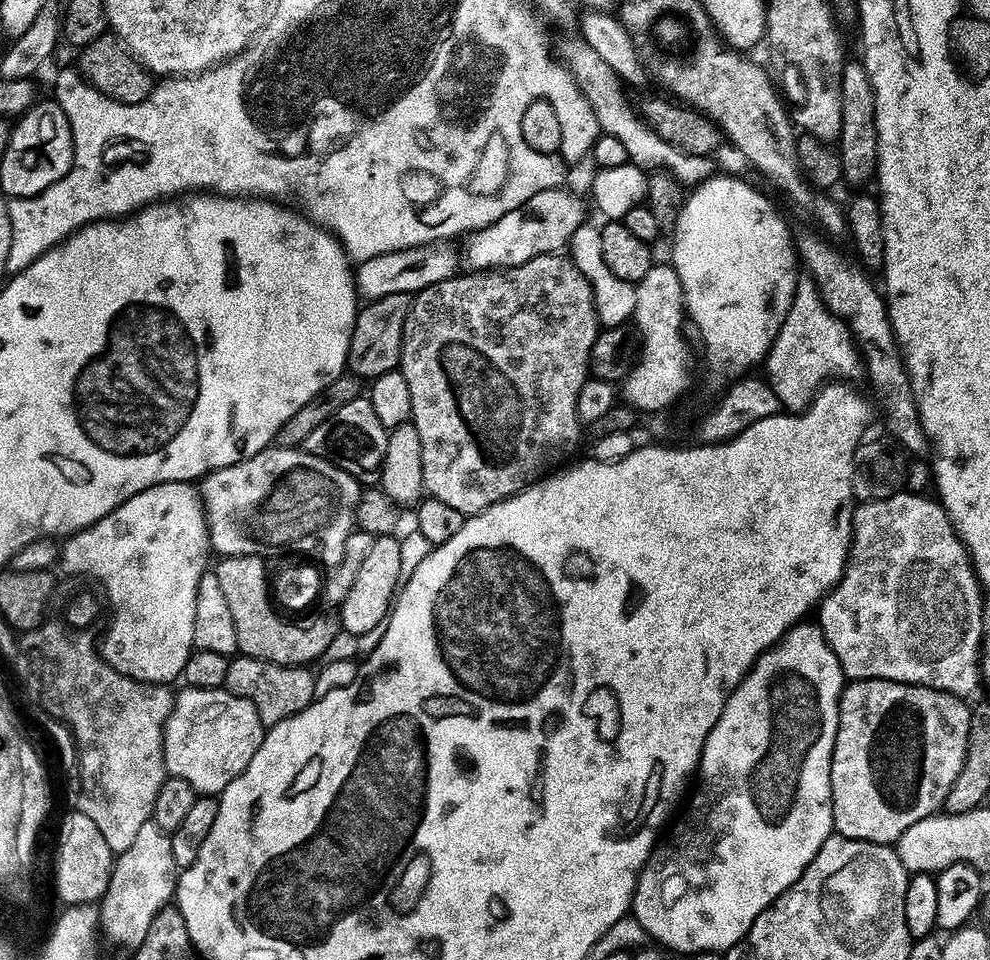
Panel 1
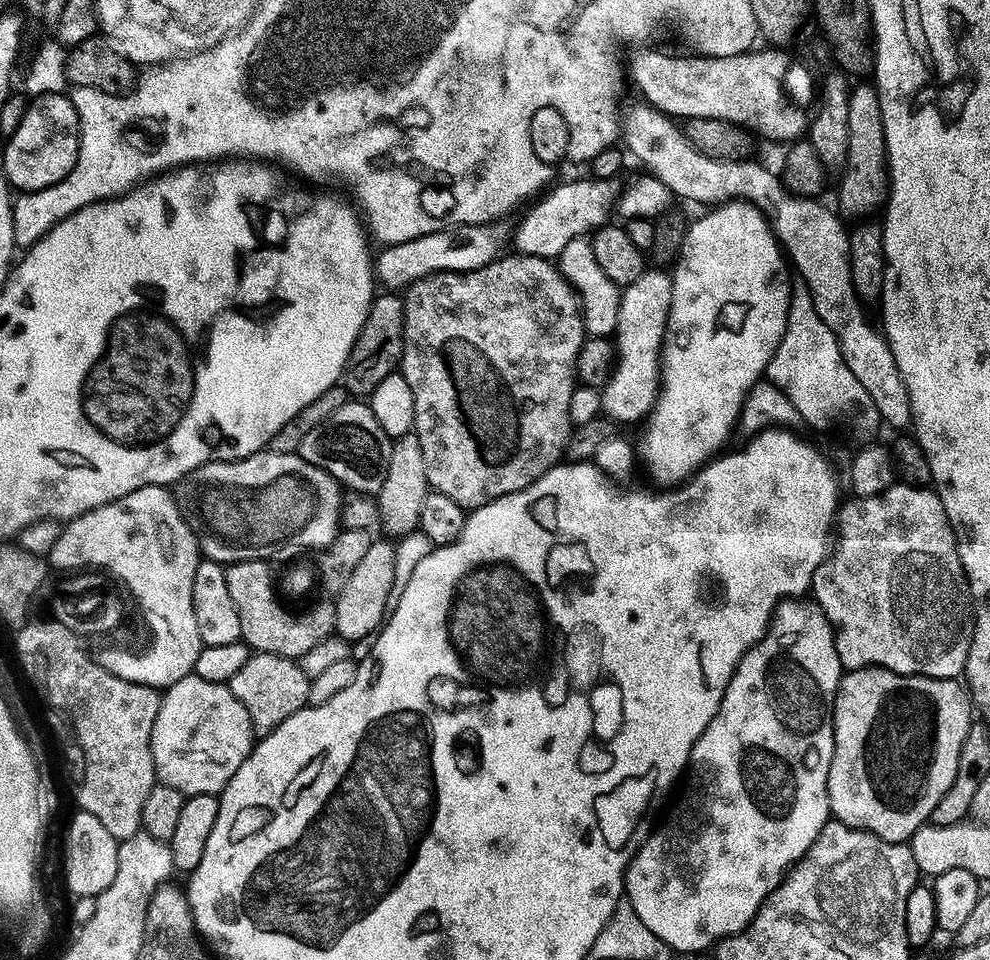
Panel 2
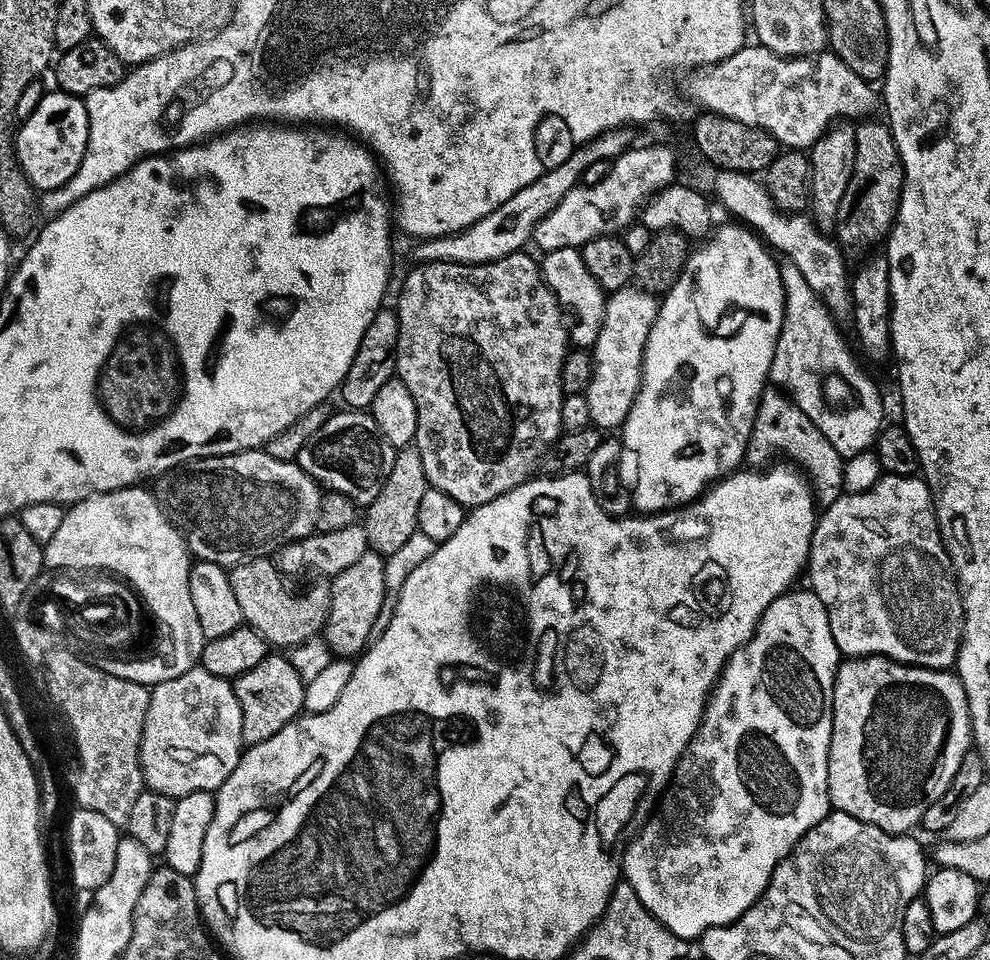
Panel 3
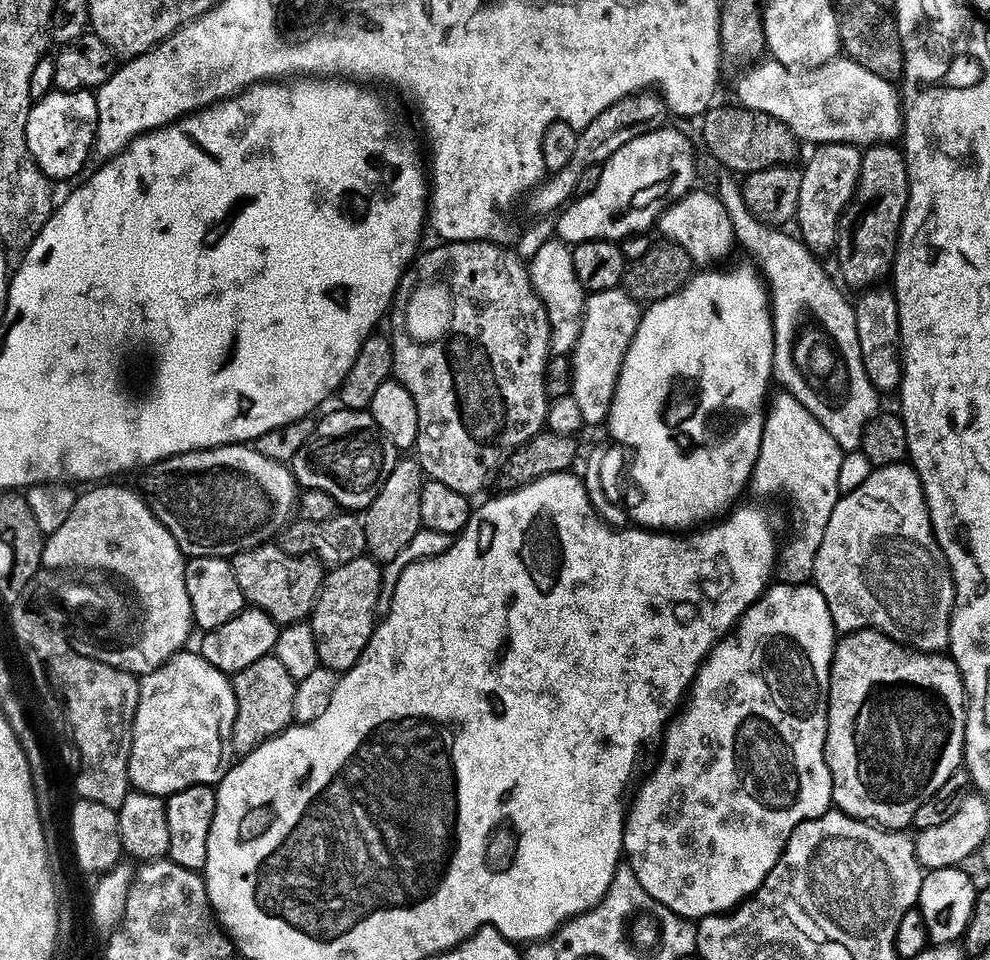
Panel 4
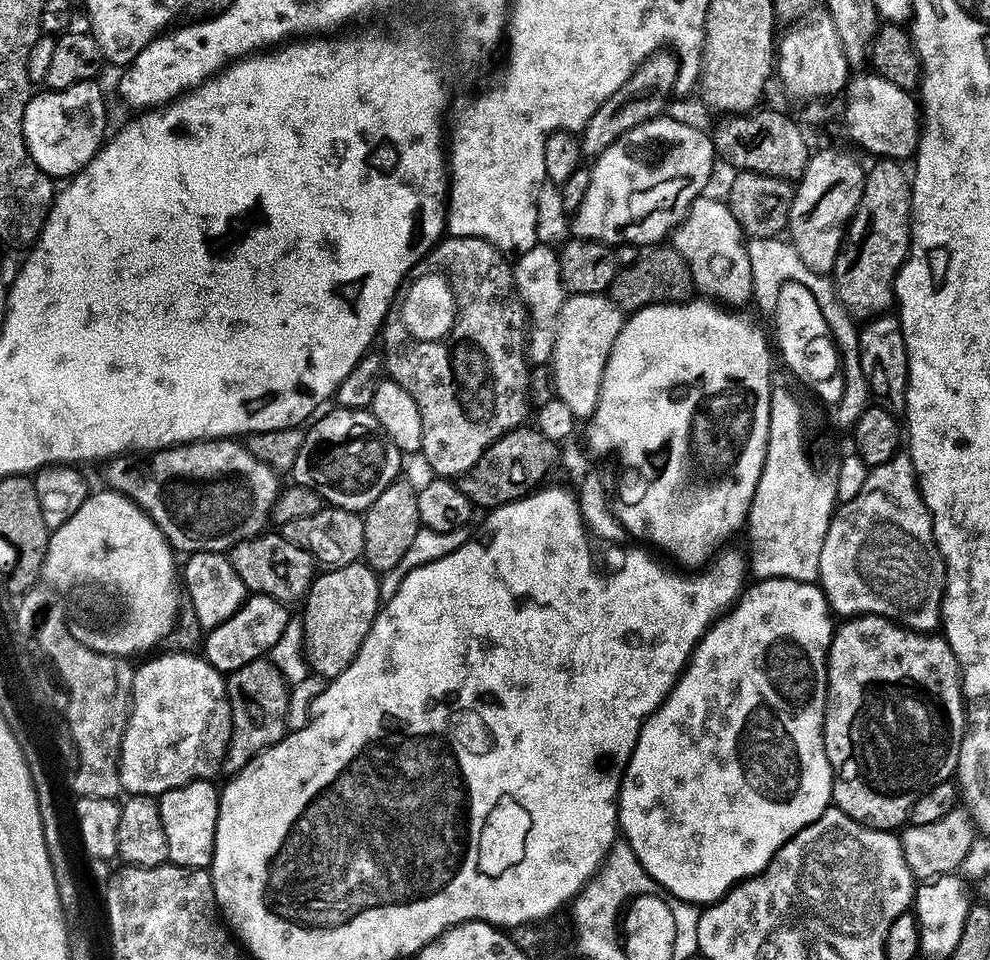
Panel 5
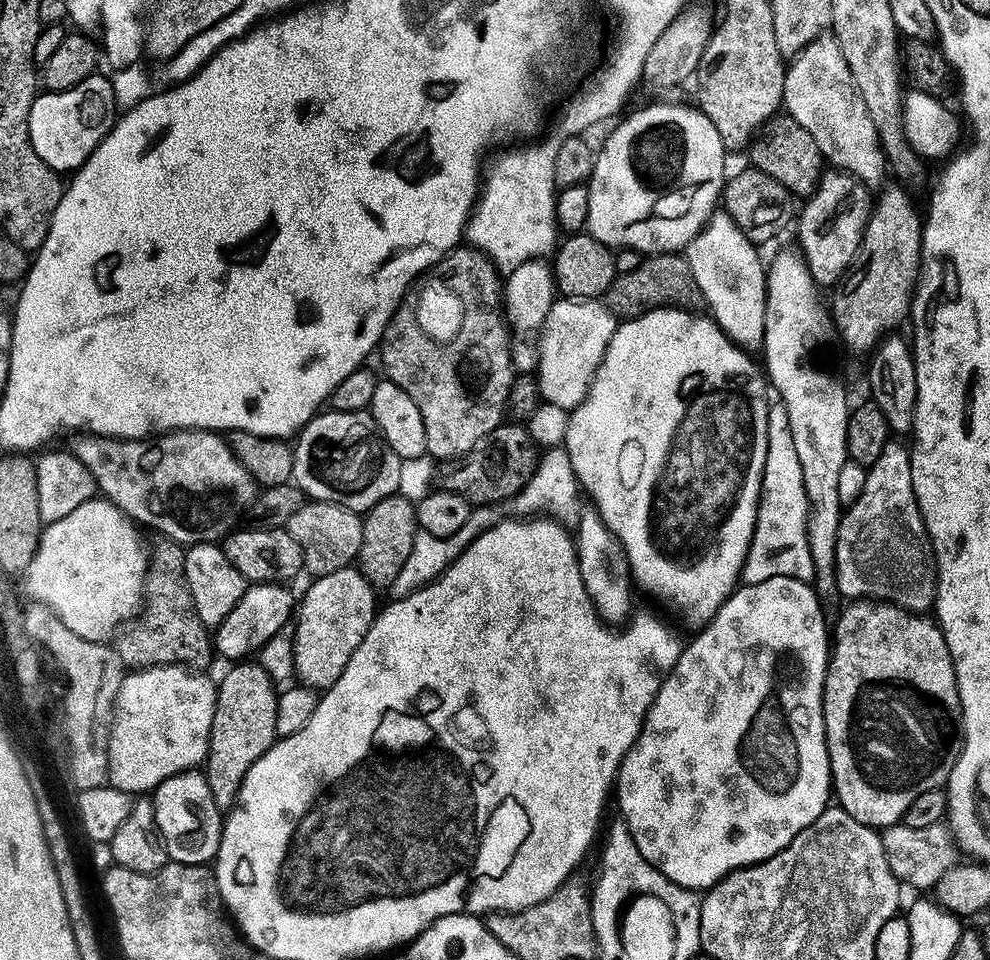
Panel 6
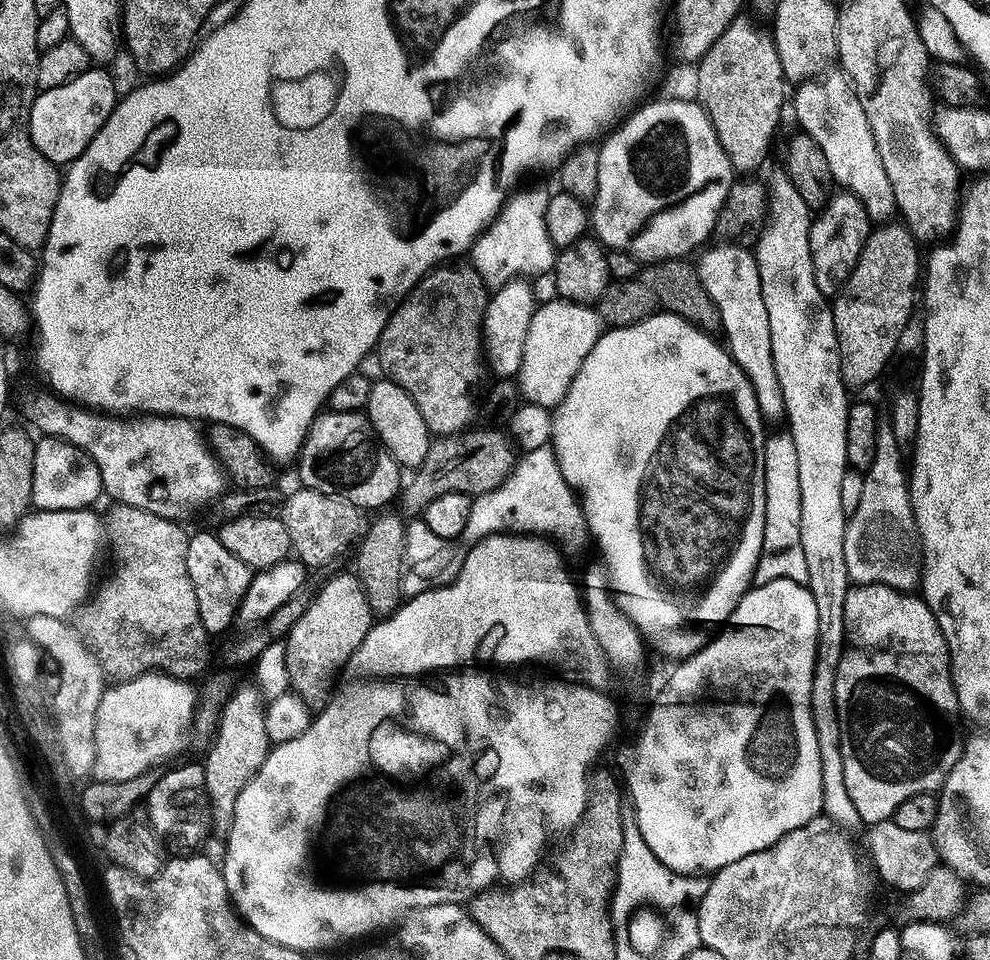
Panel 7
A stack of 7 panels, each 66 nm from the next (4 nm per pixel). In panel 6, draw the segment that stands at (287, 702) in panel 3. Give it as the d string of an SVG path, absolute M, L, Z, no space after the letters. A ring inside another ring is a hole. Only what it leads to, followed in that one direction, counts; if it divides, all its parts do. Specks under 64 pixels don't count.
M236 662L229 668L232 669L218 680L208 758L202 765L206 782L210 782L210 794L214 794L214 802L222 810L231 809L236 803L250 766L254 766L278 739L278 693L274 682L270 682L270 674L266 674L258 662Z

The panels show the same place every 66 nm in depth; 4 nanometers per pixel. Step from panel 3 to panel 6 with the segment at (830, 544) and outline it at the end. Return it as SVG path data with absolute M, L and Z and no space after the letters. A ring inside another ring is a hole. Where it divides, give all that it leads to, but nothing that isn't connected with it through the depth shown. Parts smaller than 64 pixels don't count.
M890 442L882 450L882 454L878 454L878 462L874 462L867 469L865 474L865 485L862 492L858 495L853 504L847 505L843 509L840 525L838 526L838 534L836 535L836 590L842 597L849 601L853 600L883 600L889 604L896 604L900 608L904 608L907 612L915 612L924 614L935 605L936 602L936 557L932 554L932 543L928 537L928 532L924 528L924 519L918 510L918 502L914 494L914 486L912 485L912 458L907 447L904 448L900 442Z

